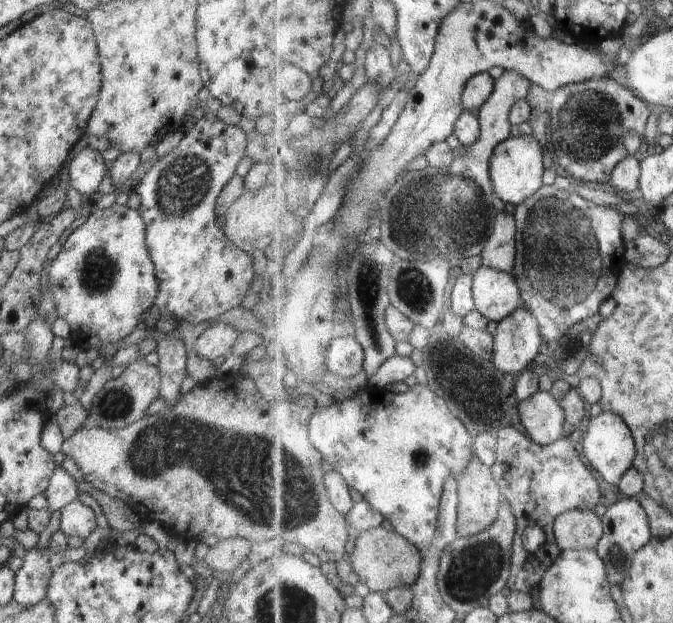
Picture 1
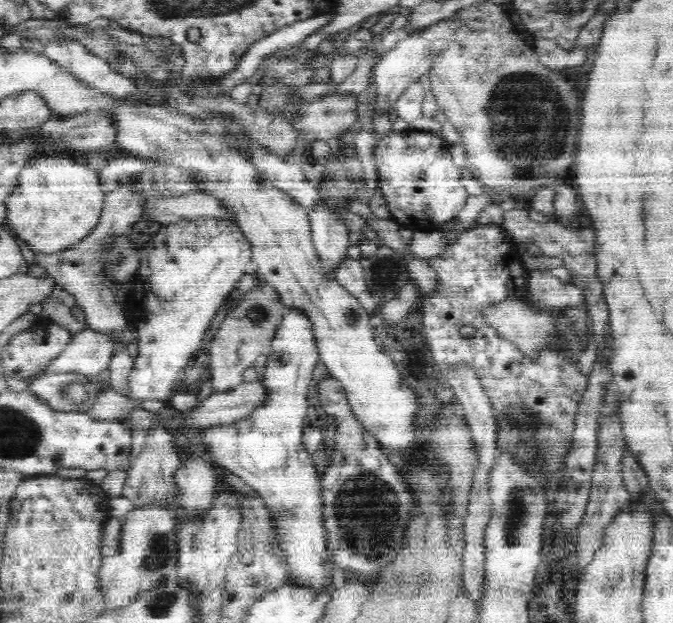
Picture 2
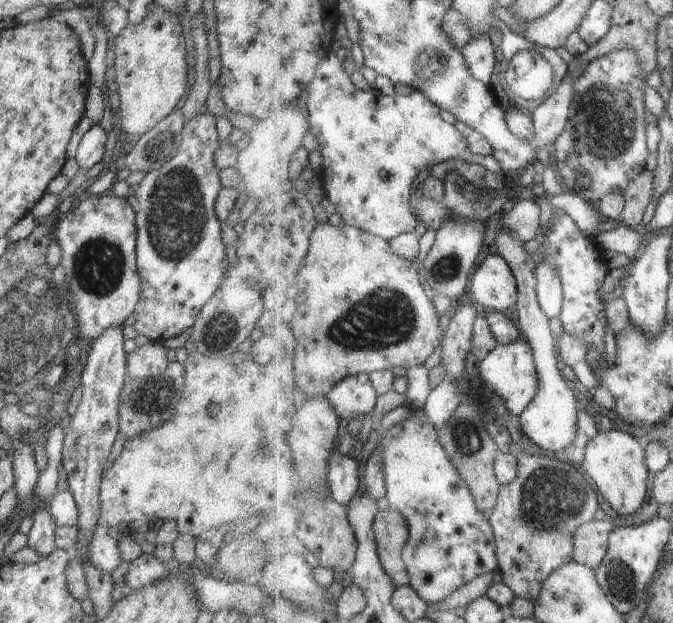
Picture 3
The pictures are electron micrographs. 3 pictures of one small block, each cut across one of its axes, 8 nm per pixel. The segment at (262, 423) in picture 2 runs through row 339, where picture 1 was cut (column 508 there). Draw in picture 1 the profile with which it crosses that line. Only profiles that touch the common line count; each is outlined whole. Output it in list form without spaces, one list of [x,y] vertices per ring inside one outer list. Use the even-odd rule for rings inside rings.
[[[482,265],[475,272],[473,293],[477,309],[498,323],[526,306],[517,276],[494,266]]]

